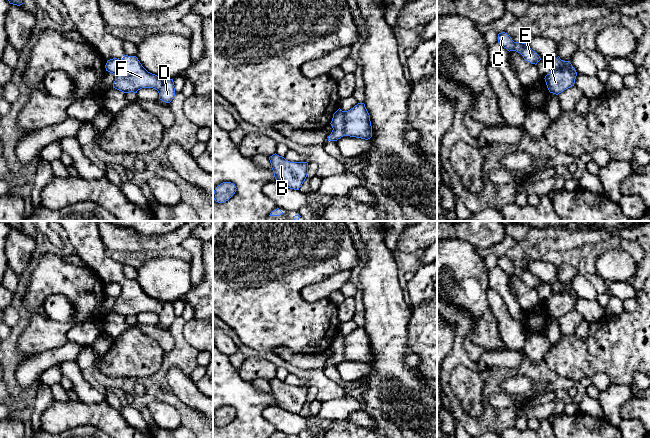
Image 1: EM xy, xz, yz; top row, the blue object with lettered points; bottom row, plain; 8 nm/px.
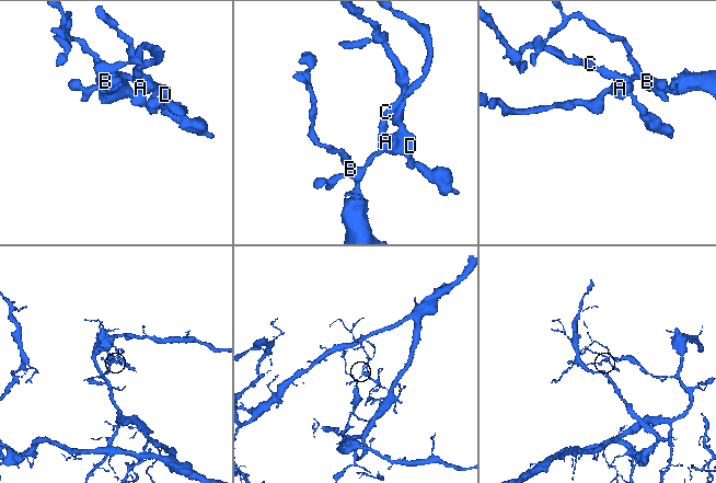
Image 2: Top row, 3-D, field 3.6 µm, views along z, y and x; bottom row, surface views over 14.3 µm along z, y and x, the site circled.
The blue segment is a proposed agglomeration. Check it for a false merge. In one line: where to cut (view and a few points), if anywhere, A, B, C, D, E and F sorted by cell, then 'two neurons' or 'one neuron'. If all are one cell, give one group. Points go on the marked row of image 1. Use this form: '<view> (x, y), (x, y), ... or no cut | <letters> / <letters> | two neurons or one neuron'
xz (342, 111), (344, 135) | A D F / B C E | two neurons

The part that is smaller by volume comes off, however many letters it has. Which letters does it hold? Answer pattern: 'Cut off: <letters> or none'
Cut off: A, D, F

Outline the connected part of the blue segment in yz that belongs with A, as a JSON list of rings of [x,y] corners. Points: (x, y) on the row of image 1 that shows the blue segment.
[[[552,69],[544,79],[549,92],[558,95],[564,90],[574,86],[576,76],[576,70]]]

